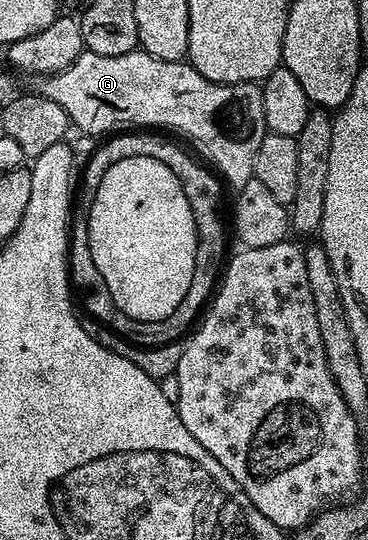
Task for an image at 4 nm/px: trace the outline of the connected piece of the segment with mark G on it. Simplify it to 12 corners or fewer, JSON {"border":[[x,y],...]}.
{"border":[[85,51],[39,92],[81,134],[173,129],[233,190],[268,132],[259,84]]}

